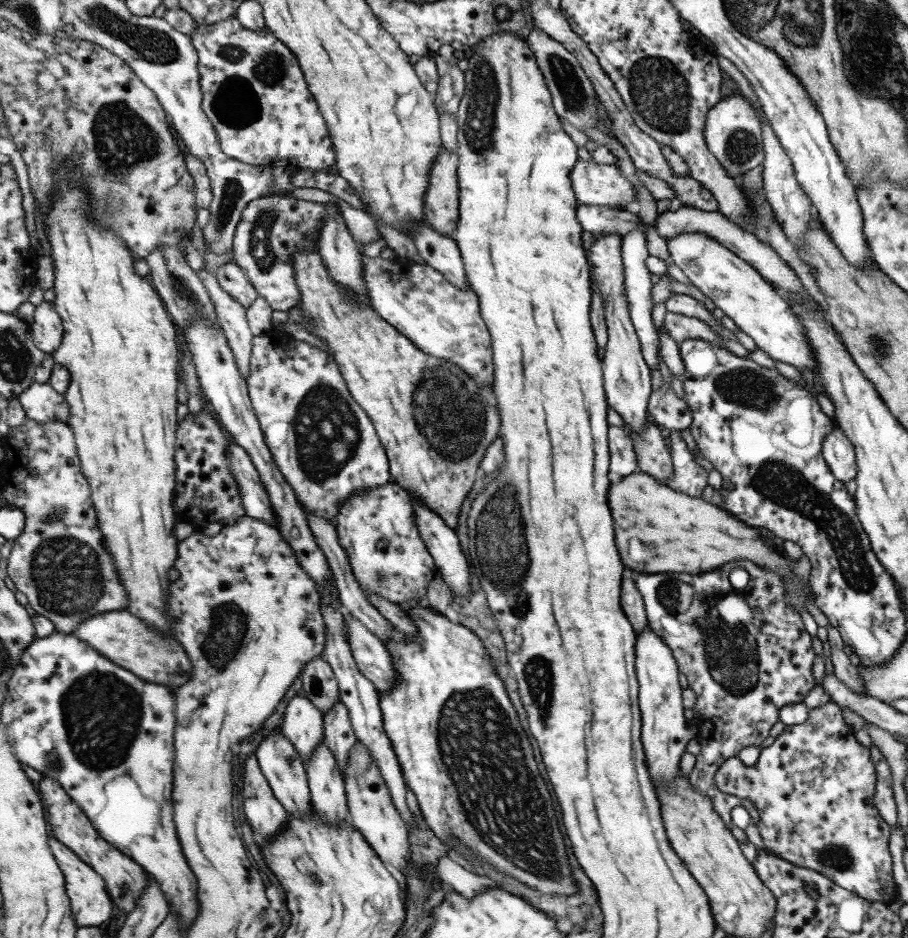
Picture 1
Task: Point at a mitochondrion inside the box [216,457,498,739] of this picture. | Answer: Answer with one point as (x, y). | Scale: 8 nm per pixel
(381, 580)

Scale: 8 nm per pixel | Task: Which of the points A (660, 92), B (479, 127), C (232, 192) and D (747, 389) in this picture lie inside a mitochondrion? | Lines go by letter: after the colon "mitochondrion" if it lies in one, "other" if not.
A: mitochondrion
B: mitochondrion
C: mitochondrion
D: mitochondrion

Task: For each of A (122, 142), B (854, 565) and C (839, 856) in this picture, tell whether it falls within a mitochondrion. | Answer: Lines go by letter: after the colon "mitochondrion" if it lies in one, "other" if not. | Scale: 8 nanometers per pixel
A: mitochondrion
B: mitochondrion
C: mitochondrion

